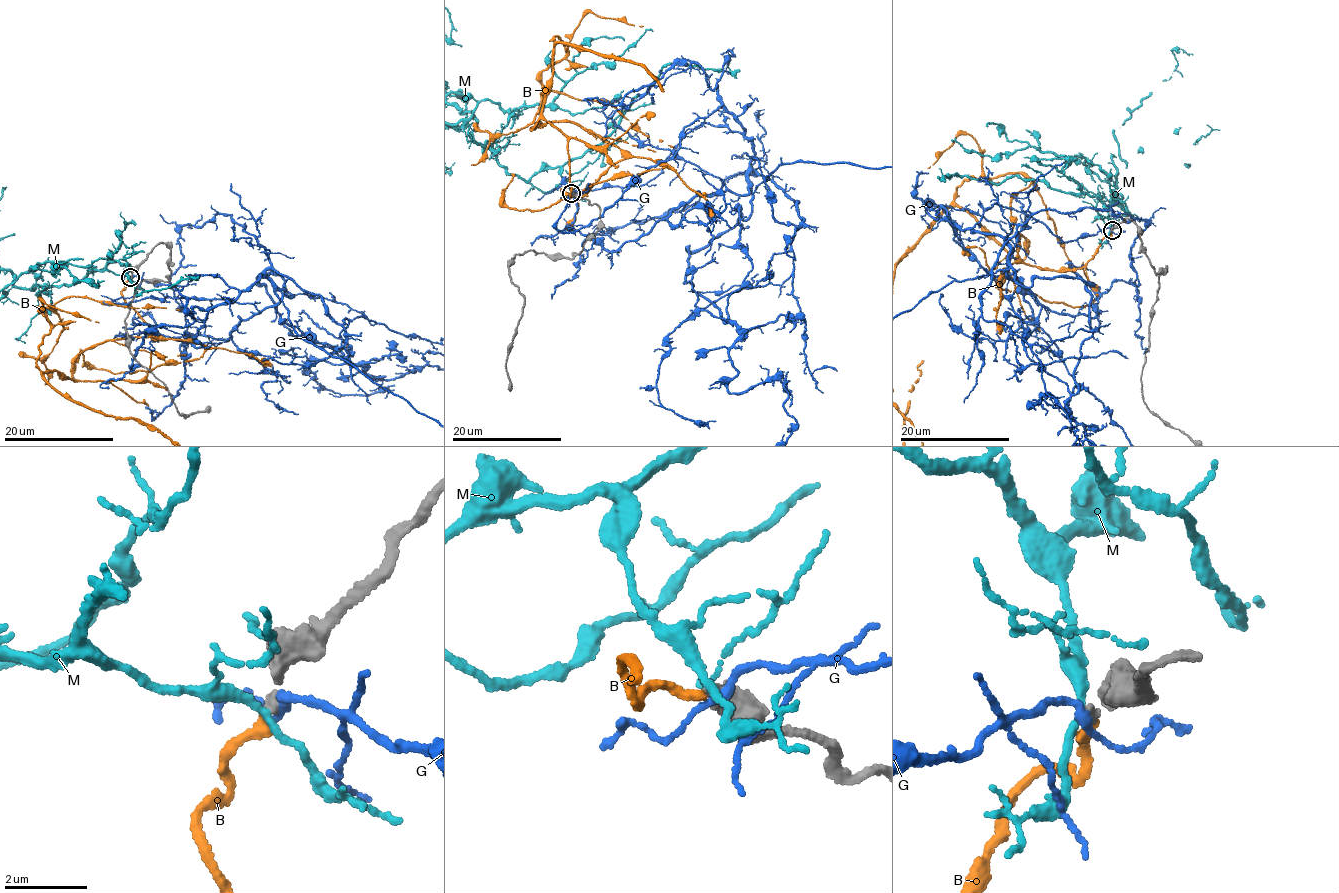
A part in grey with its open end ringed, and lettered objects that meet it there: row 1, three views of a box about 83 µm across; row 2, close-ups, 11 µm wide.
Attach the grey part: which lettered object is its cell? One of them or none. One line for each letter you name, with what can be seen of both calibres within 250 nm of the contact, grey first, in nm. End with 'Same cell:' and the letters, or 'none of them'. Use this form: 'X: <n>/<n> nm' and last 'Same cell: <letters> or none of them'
B: 180/240 nm
Same cell: B

